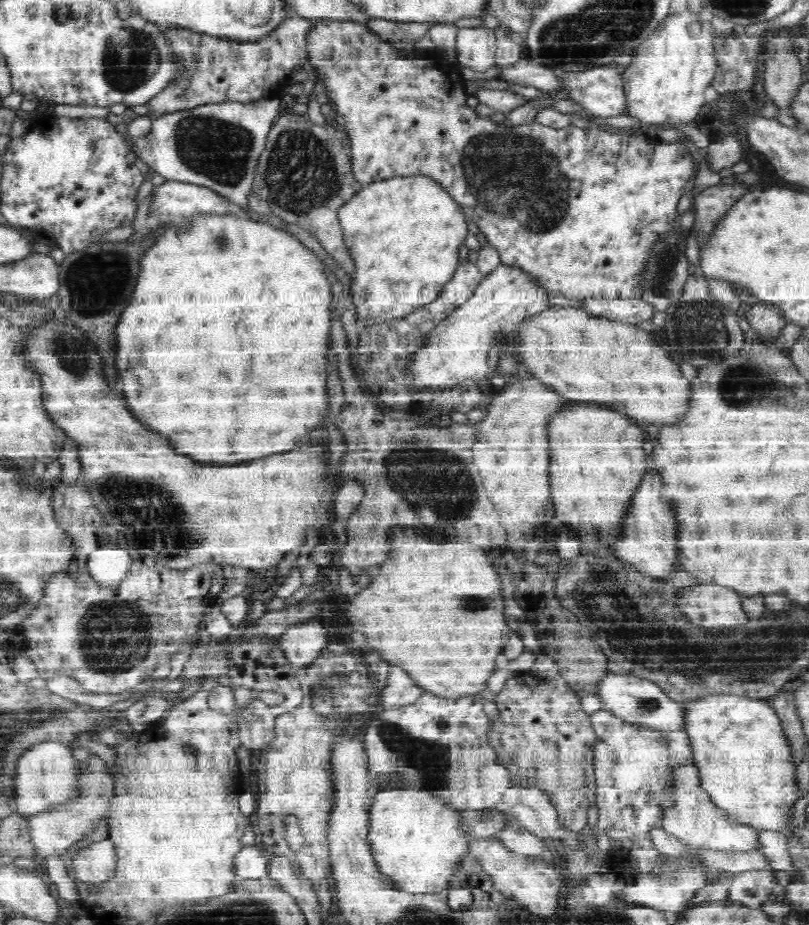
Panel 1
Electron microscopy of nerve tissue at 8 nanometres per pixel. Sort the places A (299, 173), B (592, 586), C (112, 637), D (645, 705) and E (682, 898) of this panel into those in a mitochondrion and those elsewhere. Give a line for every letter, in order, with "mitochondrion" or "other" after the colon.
A: mitochondrion
B: mitochondrion
C: mitochondrion
D: mitochondrion
E: other

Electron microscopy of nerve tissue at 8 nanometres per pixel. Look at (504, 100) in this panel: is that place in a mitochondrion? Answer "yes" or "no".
no

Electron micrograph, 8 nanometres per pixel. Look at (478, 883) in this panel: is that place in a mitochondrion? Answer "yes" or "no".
no

